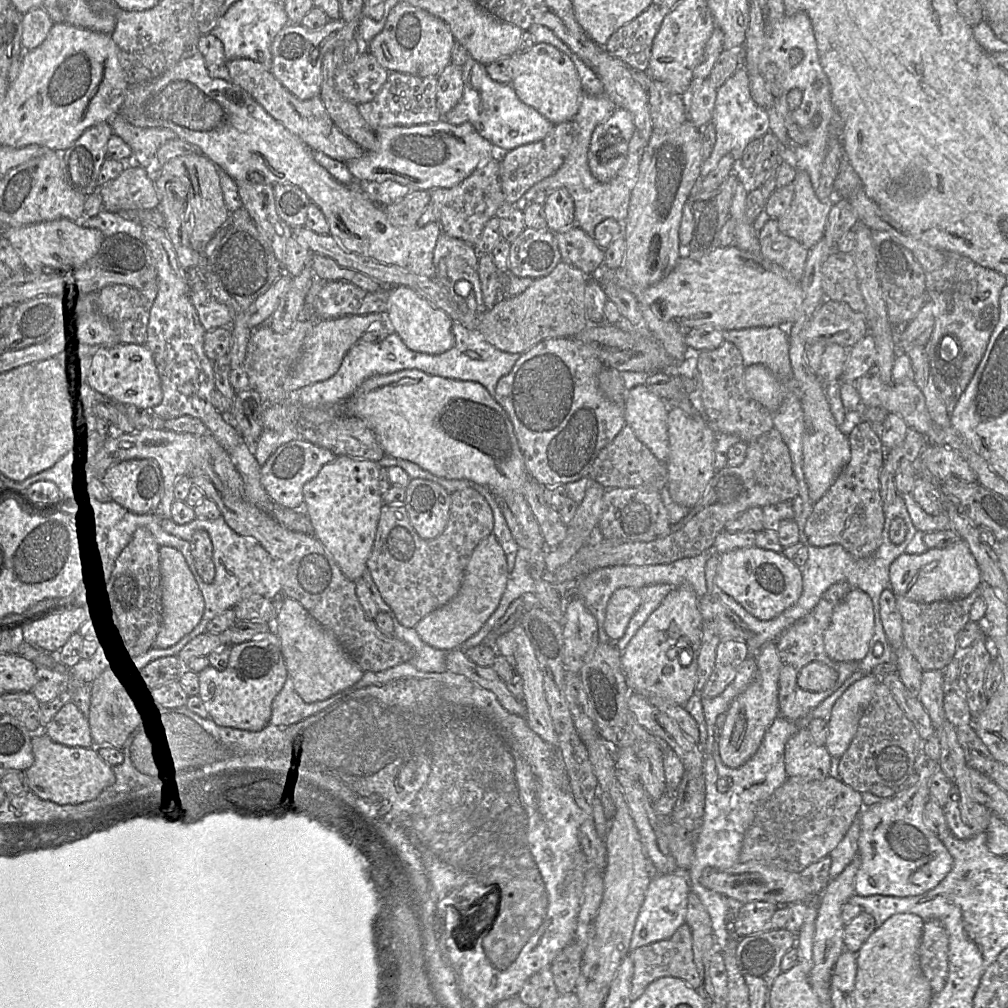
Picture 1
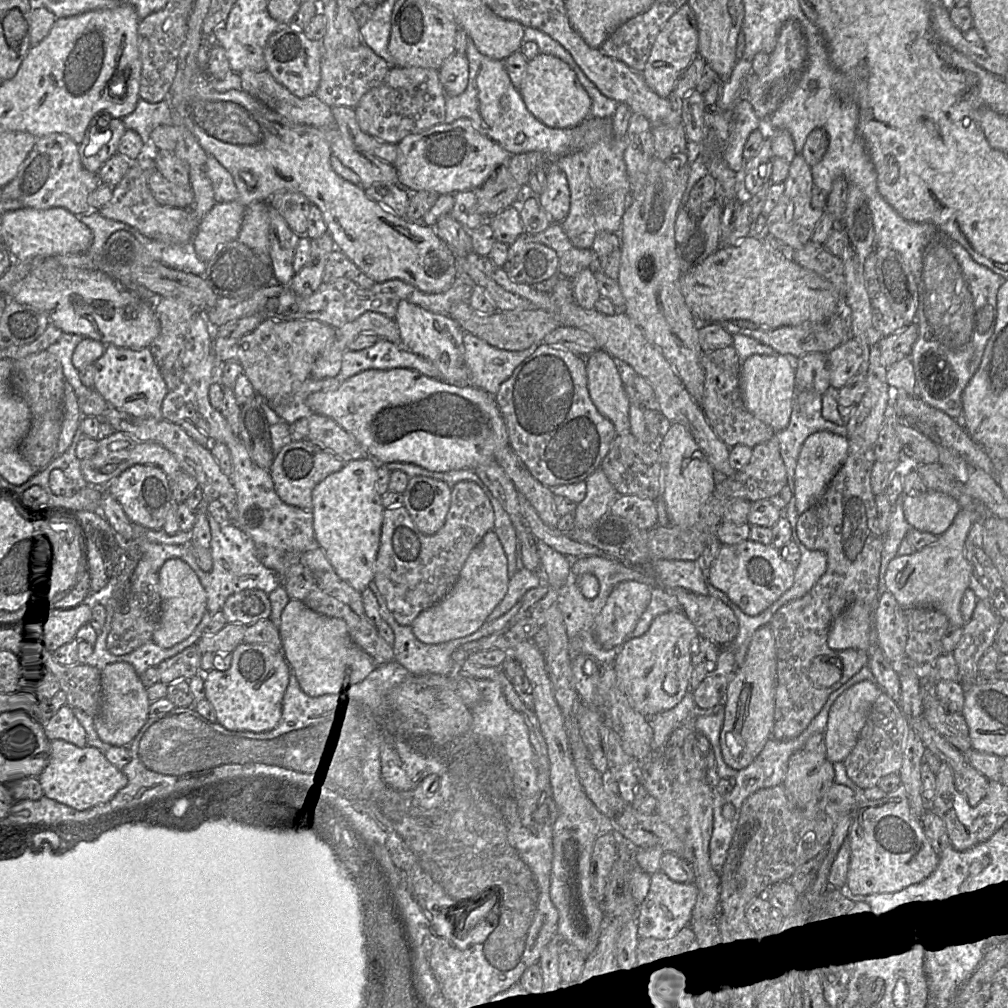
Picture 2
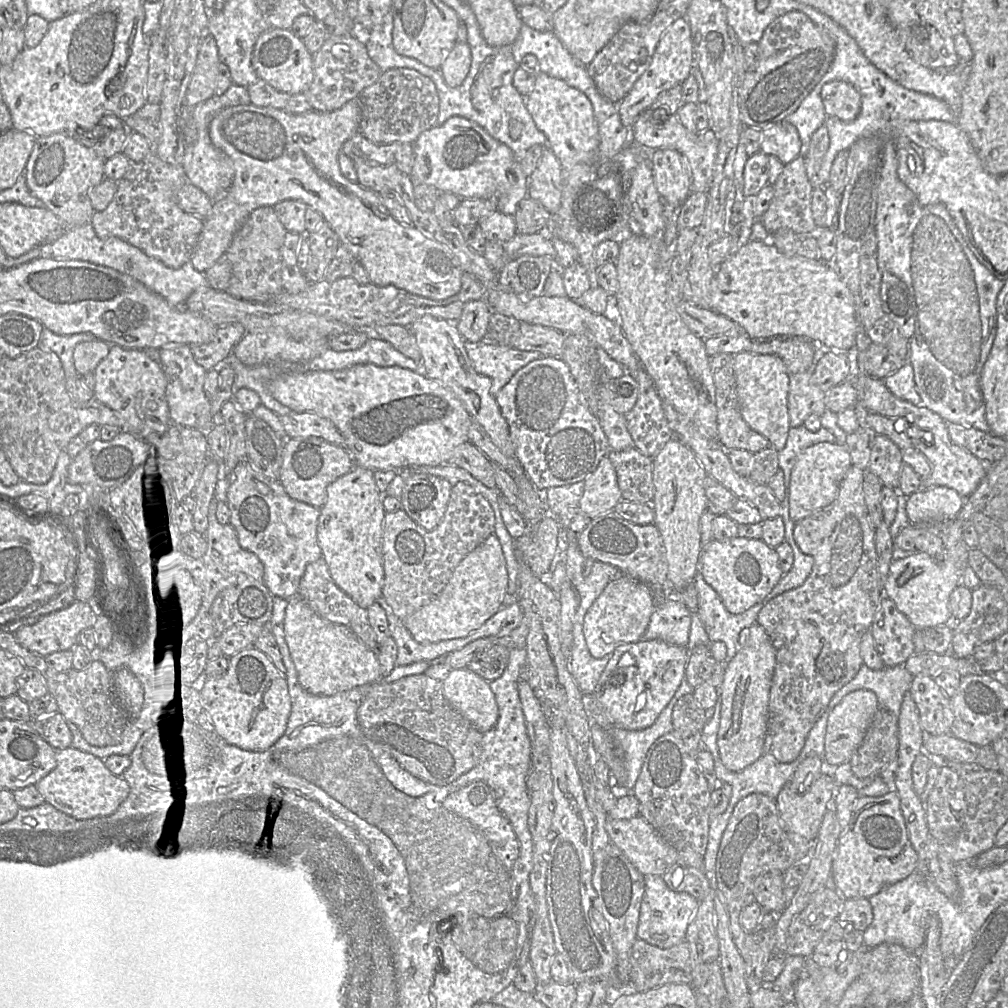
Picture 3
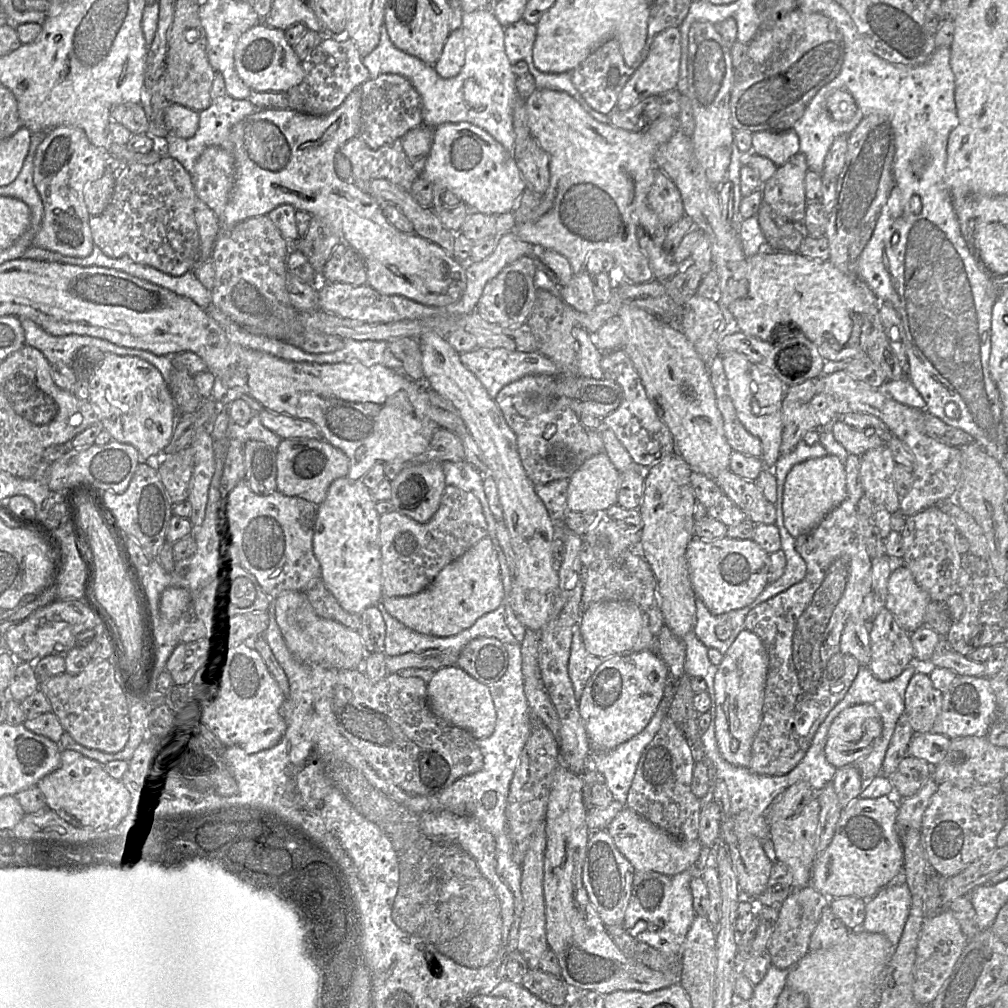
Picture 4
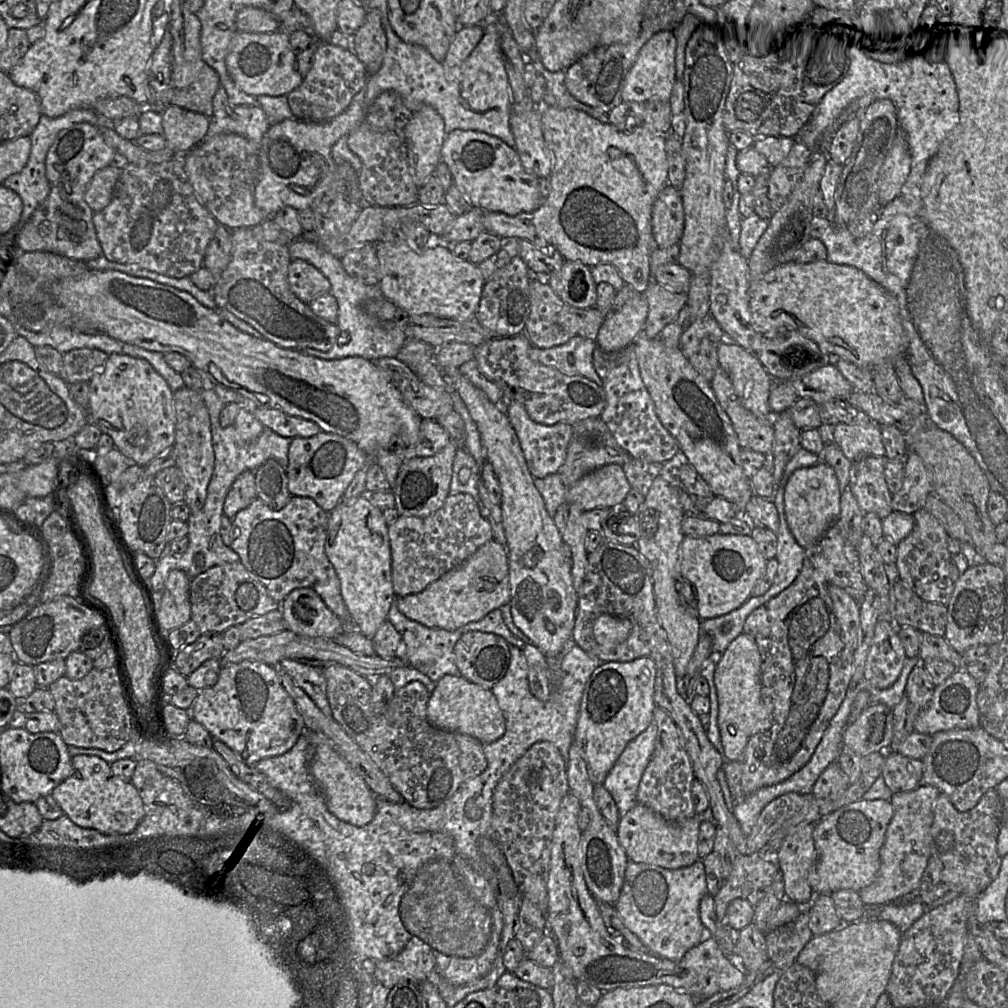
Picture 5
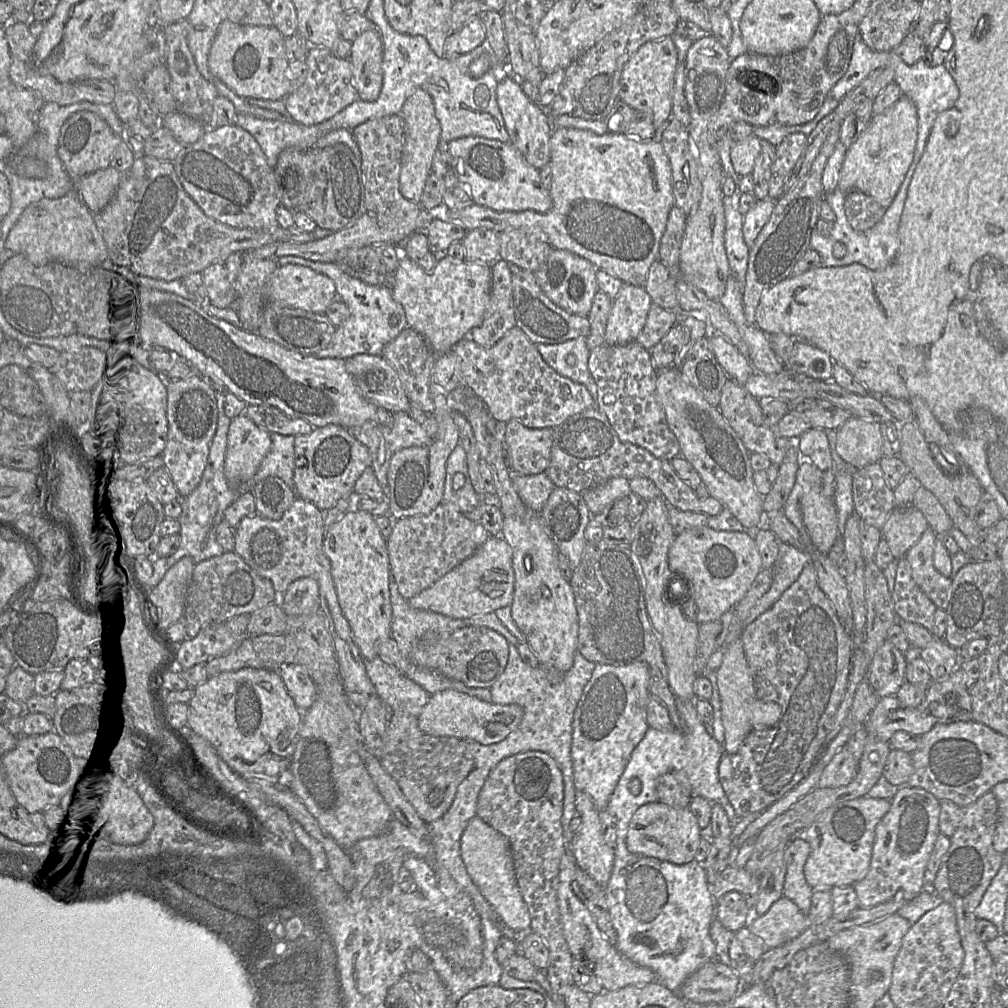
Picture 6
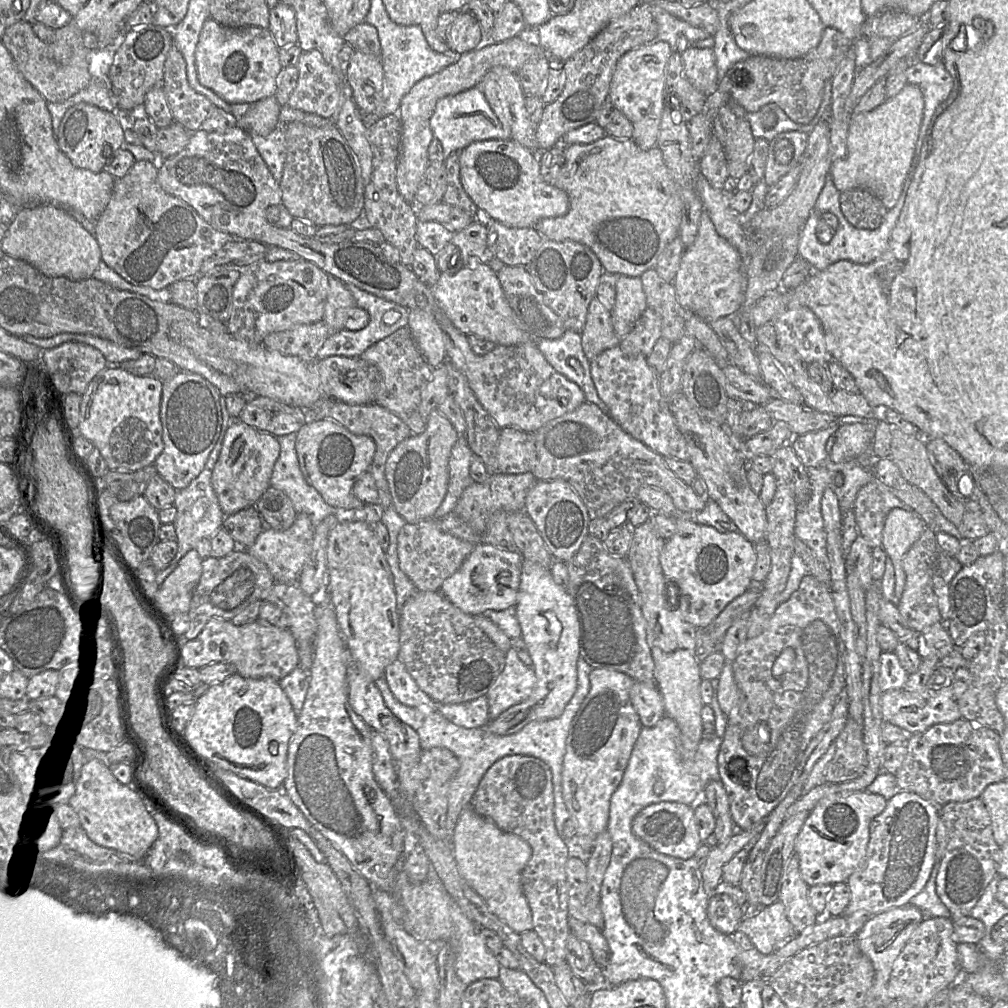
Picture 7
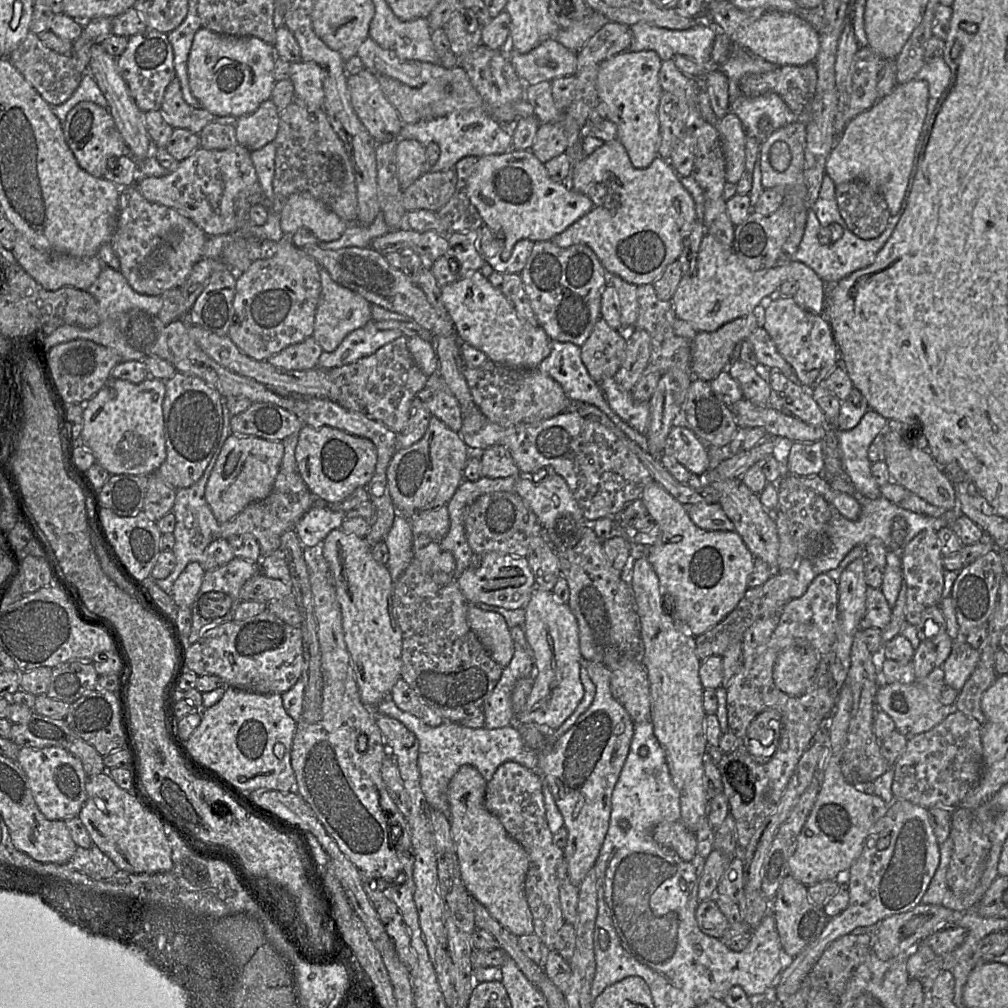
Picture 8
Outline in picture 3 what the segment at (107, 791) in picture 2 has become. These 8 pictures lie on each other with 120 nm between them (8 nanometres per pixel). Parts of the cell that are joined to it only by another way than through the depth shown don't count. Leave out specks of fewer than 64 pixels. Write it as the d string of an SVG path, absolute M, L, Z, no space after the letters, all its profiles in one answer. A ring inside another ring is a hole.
M71 746L56 749L55 758L56 767L34 785L46 802L72 817L87 819L110 815L129 795L128 782L113 774L101 758Z

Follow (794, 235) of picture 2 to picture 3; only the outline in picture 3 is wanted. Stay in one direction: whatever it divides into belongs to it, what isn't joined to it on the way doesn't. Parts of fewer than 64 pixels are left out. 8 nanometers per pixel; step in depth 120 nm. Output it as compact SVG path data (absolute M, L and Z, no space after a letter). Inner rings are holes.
M798 155L793 161L786 164L772 186L774 188L774 196L769 208L761 217L769 236L772 236L777 230L782 228L790 229L798 234L816 233L818 228L811 210L814 187L807 177L804 157Z

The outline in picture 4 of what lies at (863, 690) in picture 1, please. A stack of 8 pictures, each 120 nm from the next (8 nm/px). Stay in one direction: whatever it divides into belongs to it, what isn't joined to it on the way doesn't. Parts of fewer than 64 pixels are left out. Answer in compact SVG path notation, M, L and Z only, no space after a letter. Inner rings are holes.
M858 704L841 711L831 723L825 744L827 761L837 769L854 764L868 756L880 739L883 723L879 712L871 704Z

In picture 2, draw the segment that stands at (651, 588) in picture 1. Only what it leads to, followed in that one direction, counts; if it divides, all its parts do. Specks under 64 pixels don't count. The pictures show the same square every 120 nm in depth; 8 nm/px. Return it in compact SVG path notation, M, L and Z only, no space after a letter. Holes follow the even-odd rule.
M652 586L649 605L638 620L629 638L637 638L644 635L649 630L651 623L656 617L677 610L682 609L676 597L669 594L668 591L661 586Z

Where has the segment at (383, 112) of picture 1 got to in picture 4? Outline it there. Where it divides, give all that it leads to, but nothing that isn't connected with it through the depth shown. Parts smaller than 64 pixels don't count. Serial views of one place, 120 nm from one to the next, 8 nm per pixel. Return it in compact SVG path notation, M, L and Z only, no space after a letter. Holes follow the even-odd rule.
M382 74L376 79L369 79L361 87L362 94L362 123L359 132L370 148L377 150L386 144L403 138L410 130L424 124L422 118L422 99L409 80L397 74Z

